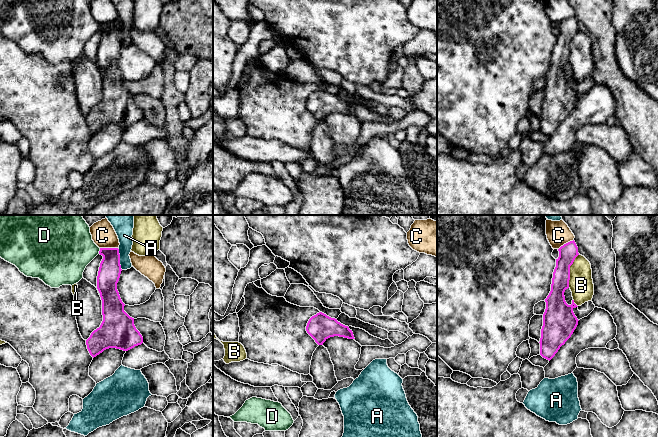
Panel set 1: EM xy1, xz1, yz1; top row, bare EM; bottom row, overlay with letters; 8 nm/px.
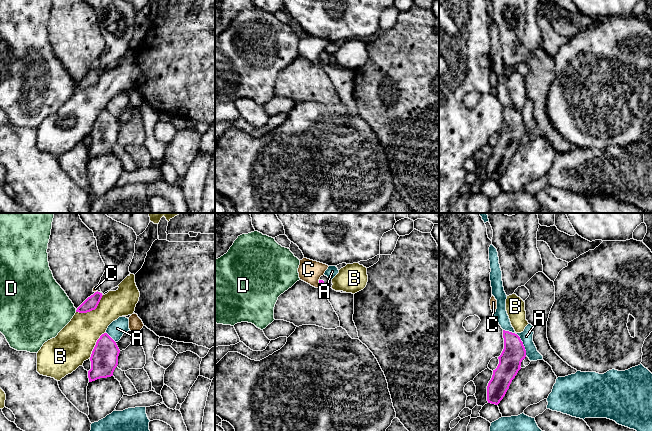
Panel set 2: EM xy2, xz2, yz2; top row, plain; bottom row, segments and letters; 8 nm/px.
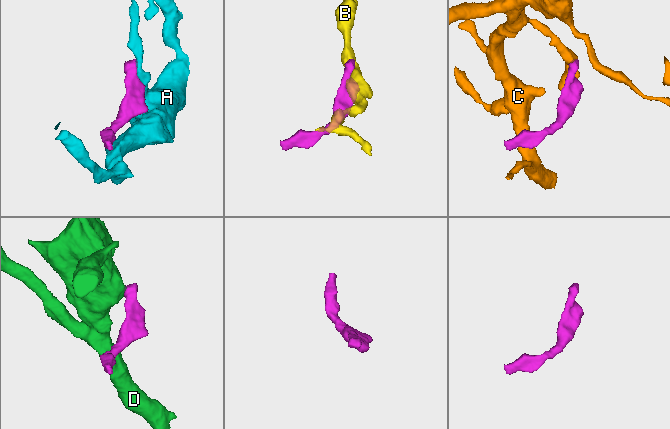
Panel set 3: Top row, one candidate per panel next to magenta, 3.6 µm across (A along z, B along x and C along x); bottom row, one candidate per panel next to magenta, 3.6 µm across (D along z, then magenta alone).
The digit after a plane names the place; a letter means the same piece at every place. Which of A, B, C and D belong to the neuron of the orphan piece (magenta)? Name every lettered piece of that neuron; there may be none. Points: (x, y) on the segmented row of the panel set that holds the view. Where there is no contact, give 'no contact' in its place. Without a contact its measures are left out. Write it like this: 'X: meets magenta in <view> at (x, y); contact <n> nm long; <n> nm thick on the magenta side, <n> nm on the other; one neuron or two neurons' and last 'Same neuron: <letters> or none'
A: meets magenta in yz2 at (519, 338); contact 280 nm long; 180 nm thick on the magenta side, 100 nm on the other; two neurons
B: meets magenta in yz1 at (569, 271); contact 280 nm long; 150 nm thick on the magenta side, 190 nm on the other; two neurons
C: meets magenta in xy1 at (109, 248); contact 150 nm long; 180 nm thick on the magenta side, 190 nm on the other; two neurons
D: meets magenta in xy1 at (99, 251); contact 50 nm long; 180 nm thick on the magenta side, 400 nm on the other; two neurons
Same neuron: none

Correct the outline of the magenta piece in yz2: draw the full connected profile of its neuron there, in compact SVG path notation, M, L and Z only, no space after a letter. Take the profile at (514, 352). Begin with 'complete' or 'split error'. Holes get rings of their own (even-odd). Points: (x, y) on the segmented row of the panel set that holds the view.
complete | M503 330L503 338L504 349L498 357L499 364L487 386L487 401L495 405L505 396L526 357L525 347L517 334Z

